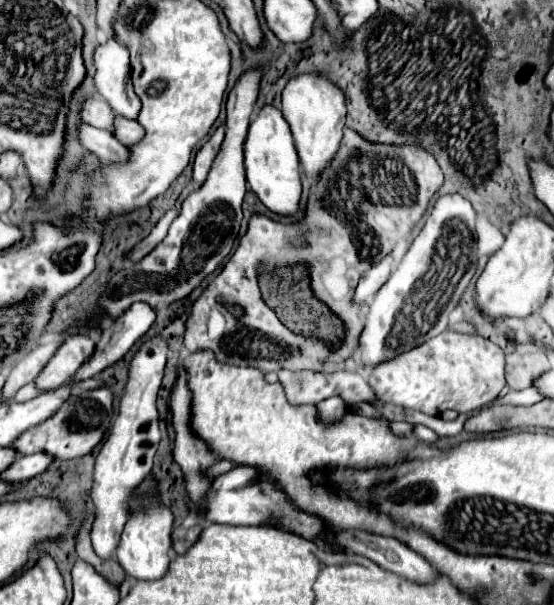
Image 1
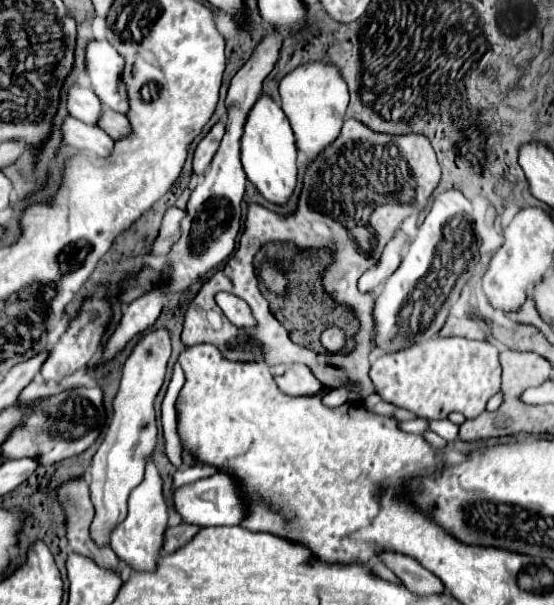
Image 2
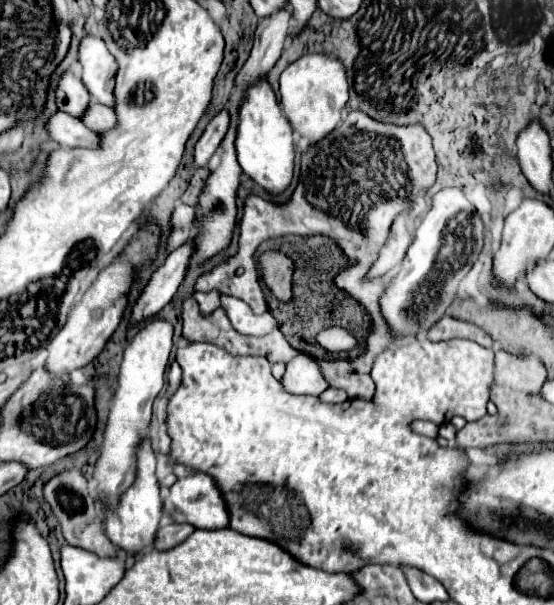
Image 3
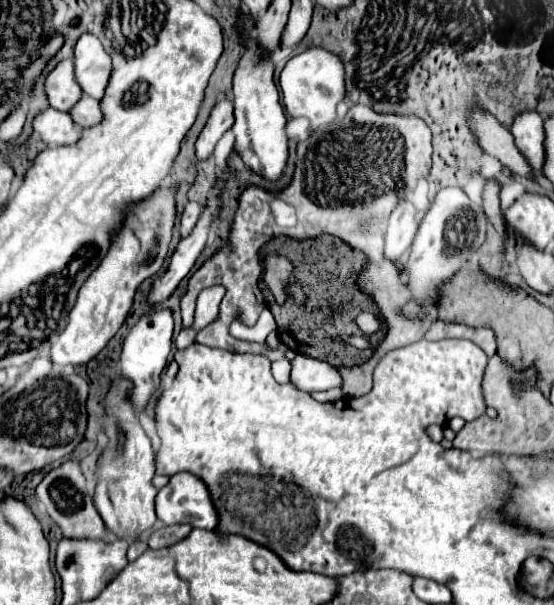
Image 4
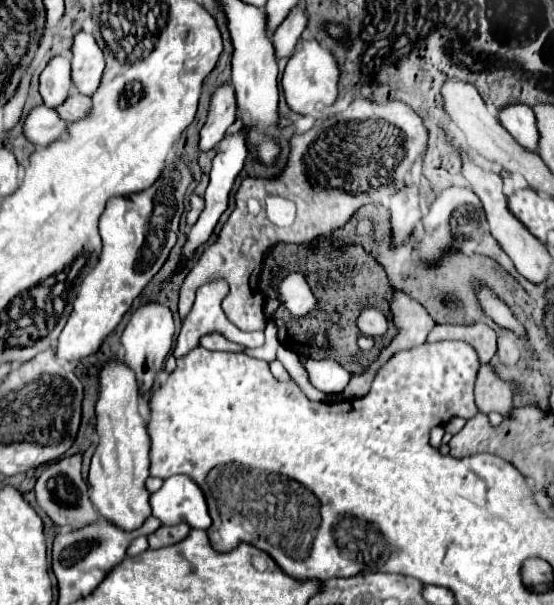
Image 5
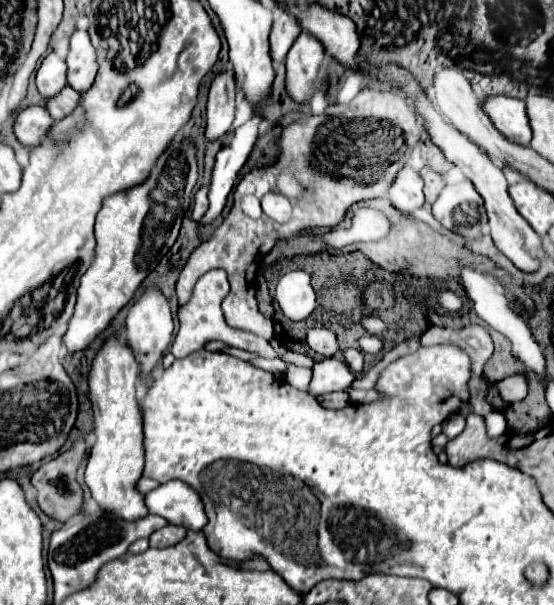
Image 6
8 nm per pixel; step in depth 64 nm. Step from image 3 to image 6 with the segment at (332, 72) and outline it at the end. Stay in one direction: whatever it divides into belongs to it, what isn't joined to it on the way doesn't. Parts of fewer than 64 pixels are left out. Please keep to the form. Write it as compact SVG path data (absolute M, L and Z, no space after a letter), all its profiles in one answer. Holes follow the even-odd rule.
M304 32L296 38L296 44L290 48L290 52L286 56L286 92L296 104L308 104L316 94L322 94L322 96L328 94L330 80L318 78L324 58L326 58L326 50L316 38L306 36Z

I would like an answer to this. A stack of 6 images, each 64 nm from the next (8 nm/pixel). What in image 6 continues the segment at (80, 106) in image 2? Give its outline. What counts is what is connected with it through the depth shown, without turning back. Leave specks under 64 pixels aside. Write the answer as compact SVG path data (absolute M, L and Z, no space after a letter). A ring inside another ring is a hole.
M52 52L44 58L42 66L36 72L36 86L44 100L50 100L52 96L60 94L68 86L66 74L68 74L68 66L62 56Z

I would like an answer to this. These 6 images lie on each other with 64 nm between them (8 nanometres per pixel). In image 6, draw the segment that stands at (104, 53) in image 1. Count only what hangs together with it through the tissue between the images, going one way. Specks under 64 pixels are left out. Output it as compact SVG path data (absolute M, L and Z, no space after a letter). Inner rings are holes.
M76 30L70 38L70 54L68 54L68 84L78 90L86 92L96 80L98 64L96 64L96 48L90 42L88 32Z

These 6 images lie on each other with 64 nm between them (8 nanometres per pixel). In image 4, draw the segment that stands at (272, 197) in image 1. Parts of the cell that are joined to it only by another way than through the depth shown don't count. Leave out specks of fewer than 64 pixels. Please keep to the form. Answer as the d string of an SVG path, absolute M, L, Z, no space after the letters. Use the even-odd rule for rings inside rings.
M246 16L240 24L246 36L246 46L248 52L240 58L238 70L234 74L234 150L238 152L240 160L244 162L246 168L256 172L258 176L278 182L288 166L288 134L286 134L286 114L278 102L278 90L274 86L272 74L274 74L274 64L272 60L260 60L260 50L254 44L254 18Z

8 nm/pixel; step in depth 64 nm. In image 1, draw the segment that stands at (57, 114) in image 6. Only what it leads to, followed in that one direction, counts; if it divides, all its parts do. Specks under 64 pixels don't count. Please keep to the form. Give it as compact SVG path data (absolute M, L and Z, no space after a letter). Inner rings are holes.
M116 118L116 126L114 126L114 136L126 144L126 146L132 146L132 144L138 144L144 136L144 128L140 128L140 124L136 120L126 120L126 118Z

